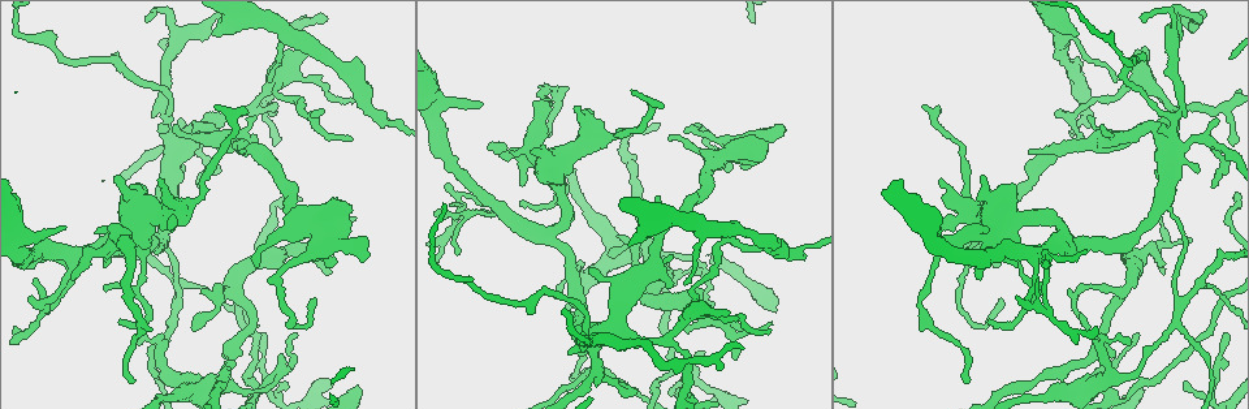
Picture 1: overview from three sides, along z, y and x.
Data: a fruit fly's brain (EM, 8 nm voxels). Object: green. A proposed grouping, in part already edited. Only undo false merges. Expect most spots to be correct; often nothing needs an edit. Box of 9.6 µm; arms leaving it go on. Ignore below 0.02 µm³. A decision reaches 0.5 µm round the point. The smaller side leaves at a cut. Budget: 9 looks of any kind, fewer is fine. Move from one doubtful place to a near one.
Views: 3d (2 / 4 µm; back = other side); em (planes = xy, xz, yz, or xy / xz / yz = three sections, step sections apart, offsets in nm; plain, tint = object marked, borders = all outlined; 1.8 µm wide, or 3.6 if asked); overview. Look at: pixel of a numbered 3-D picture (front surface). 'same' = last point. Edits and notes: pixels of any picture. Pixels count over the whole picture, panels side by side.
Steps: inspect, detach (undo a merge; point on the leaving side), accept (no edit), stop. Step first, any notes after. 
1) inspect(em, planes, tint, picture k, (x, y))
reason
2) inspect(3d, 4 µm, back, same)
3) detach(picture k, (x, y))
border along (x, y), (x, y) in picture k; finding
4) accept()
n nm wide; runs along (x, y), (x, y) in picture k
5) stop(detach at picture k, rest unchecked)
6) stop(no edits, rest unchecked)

inspect(3d, 2 µm, picture 1, (1179, 299))

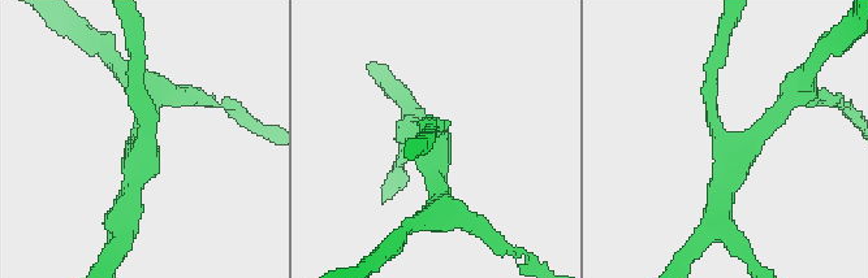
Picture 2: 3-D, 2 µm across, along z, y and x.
inspect(em, planes, tint, picture 2, (728, 143))
3 arms

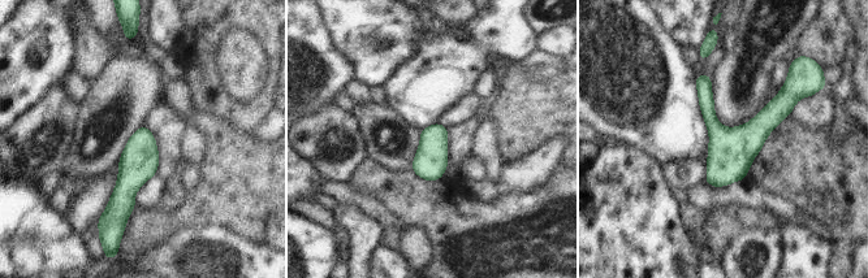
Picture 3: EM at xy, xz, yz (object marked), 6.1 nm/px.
accept()
one cell here

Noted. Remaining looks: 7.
inspect(em, planes, plain, picture 1, (1206, 137))
arms part here

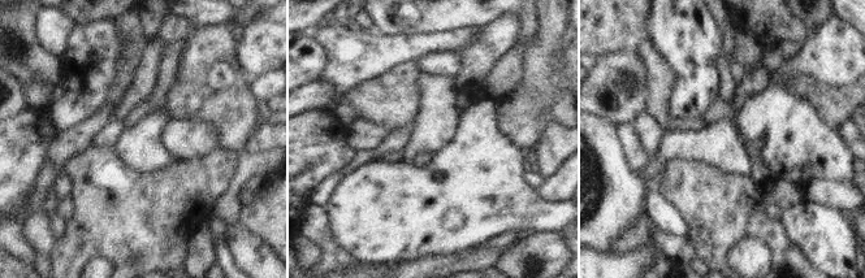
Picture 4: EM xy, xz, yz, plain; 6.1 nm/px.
inspect(em, planes, tint, same)
with the object marked

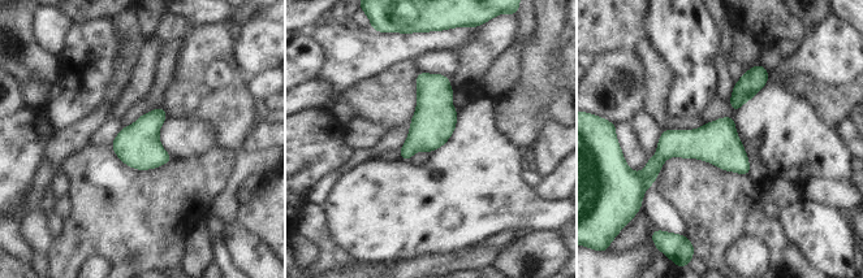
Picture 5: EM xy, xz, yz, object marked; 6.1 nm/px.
accept()
260 nm wide; one cell here

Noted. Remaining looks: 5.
inspect(3d, 4 µm, picture 1, (1096, 373))

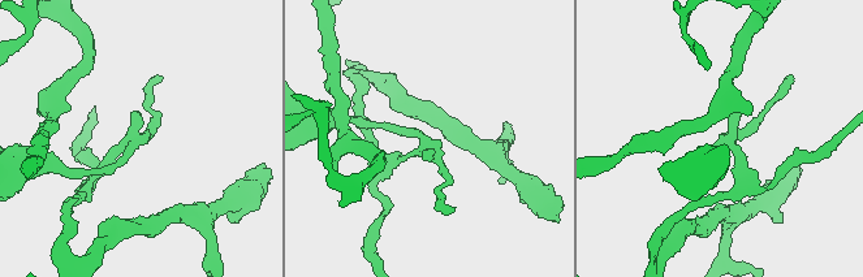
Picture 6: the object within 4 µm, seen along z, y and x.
inspect(em, planes, tint, picture 6, (130, 141))
need the tissue

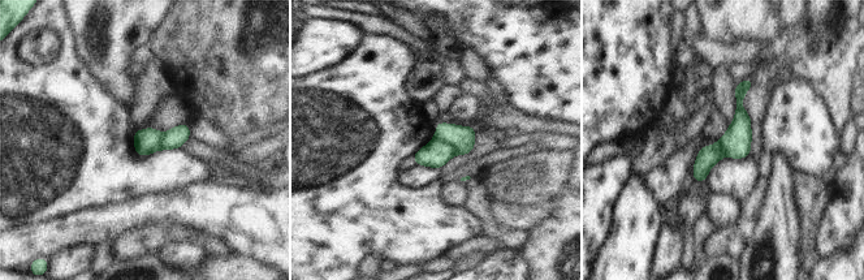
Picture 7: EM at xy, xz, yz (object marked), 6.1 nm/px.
detach(picture 7, (461, 138))
border along (433, 138), (445, 142), (456, 153) in picture 7; a second cell is stuck on

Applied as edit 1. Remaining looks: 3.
inspect(em, planes, borders, picture 1, (75, 251))
calibre changes

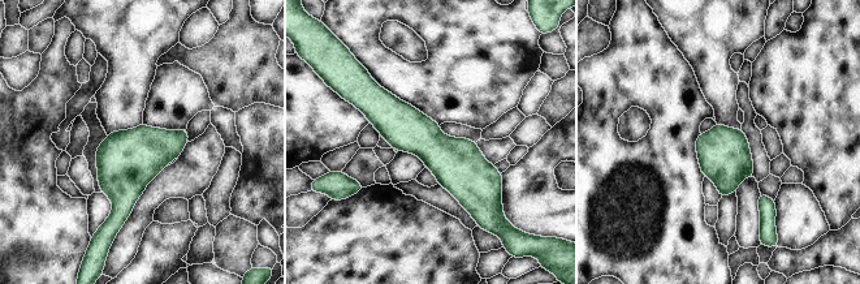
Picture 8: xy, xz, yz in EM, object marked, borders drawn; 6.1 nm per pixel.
accept()
continuous, no second cell

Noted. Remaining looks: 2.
stop(detach at picture 7, rest unchecked)

